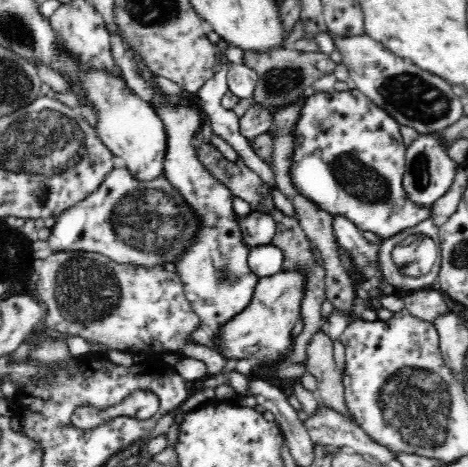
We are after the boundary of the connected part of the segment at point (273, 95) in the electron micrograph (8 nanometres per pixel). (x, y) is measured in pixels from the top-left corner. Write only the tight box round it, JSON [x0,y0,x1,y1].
[243,47,338,109]

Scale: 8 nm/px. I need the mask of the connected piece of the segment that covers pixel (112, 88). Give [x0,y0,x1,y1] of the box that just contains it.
[86,74,169,184]

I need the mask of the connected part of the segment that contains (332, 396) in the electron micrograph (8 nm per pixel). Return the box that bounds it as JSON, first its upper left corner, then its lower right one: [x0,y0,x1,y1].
[306,329,357,424]

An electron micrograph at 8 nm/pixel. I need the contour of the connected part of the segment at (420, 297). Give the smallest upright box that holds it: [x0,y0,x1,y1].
[402,288,451,323]

